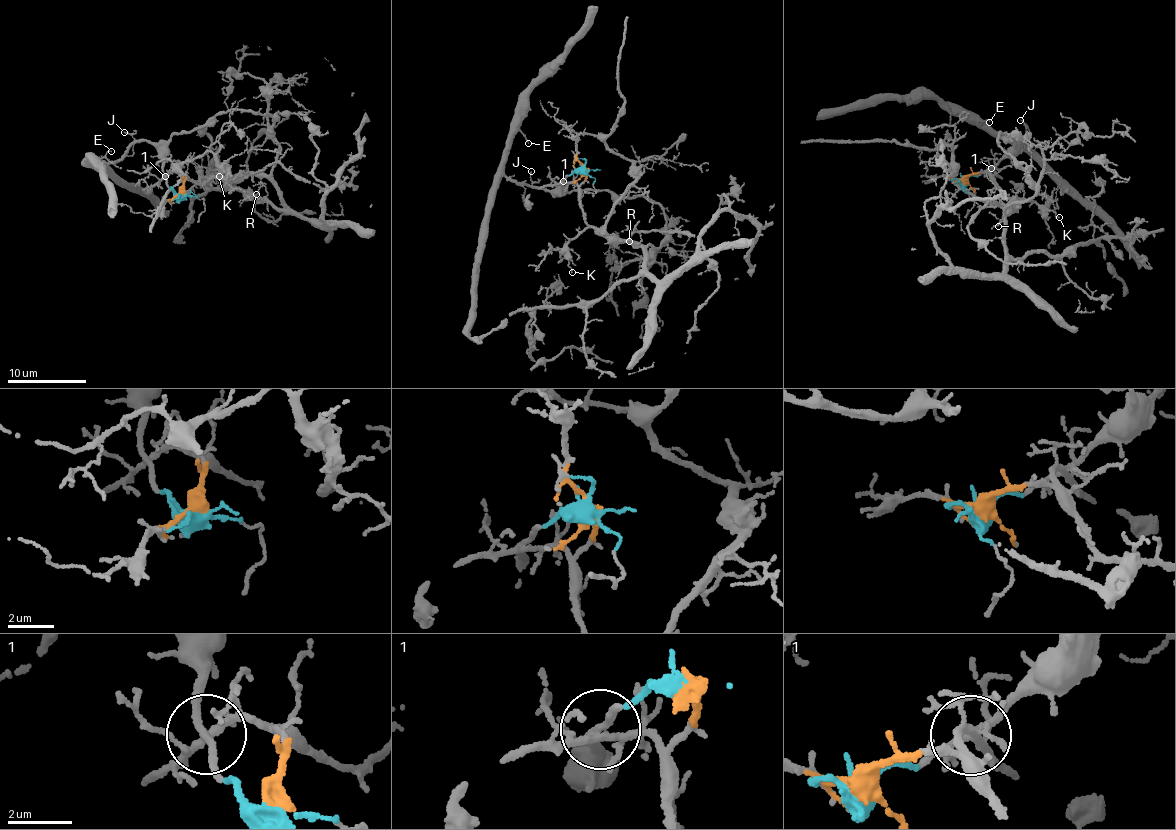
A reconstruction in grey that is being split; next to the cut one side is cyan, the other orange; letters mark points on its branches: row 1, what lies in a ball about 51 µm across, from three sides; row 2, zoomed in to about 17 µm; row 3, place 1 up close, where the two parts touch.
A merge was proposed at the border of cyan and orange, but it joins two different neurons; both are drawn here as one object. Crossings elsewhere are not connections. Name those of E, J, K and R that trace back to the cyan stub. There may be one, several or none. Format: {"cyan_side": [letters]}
{"cyan_side": ["E", "J"]}

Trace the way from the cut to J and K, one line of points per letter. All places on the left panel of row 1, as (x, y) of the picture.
J: (181, 194), (175, 193), (167, 181), (152, 142), (124, 131)
K: (181, 194), (184, 174), (201, 184), (209, 179), (206, 176), (201, 180), (219, 176)

